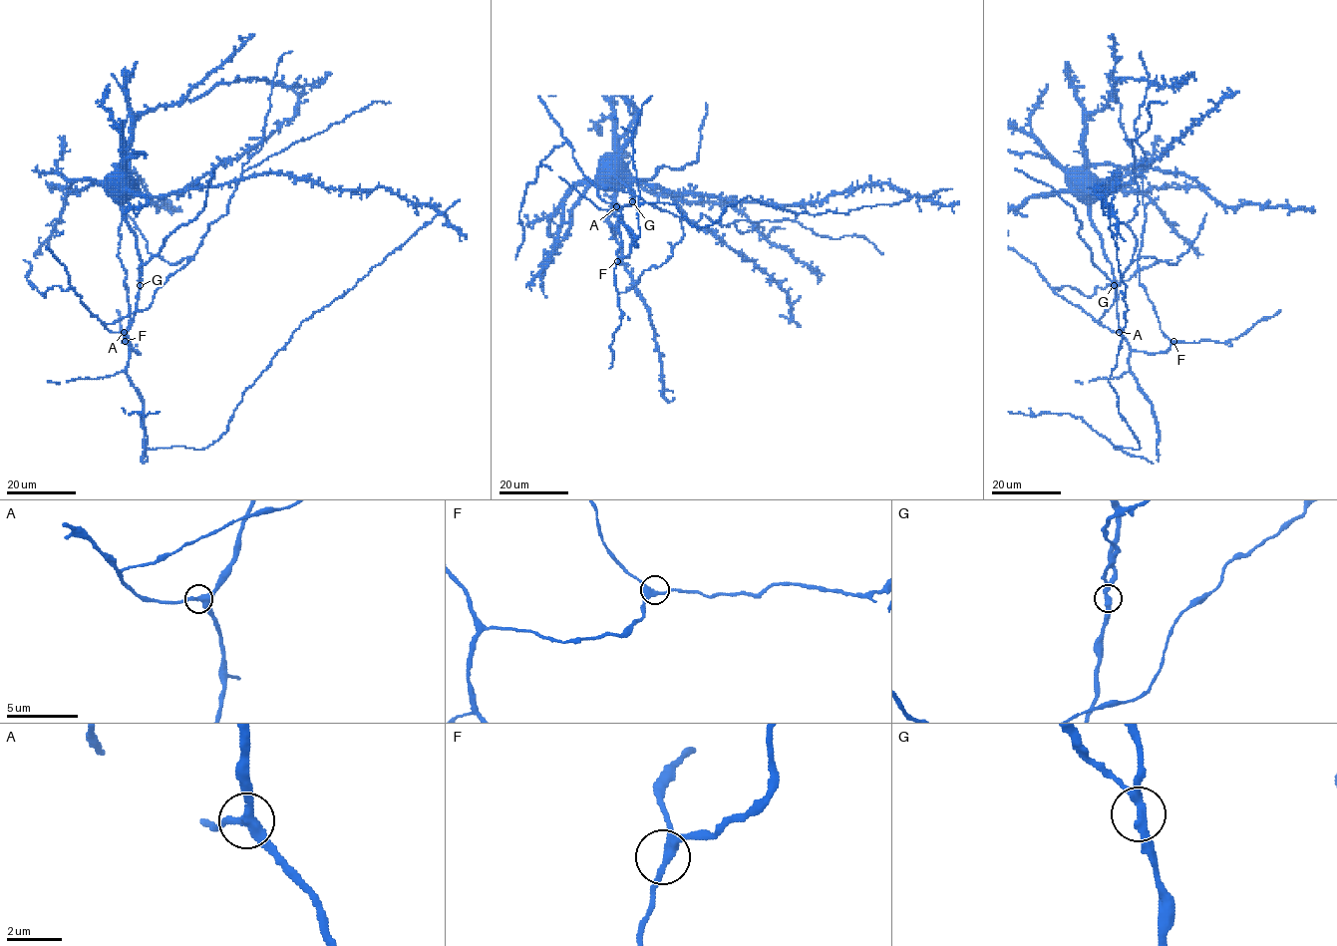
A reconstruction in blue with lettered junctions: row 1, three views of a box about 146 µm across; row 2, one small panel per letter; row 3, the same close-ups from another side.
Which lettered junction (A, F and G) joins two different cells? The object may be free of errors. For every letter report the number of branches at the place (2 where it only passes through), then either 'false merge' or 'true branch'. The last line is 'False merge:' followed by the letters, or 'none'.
A: branches 3; true branch
F: branches 3; true branch
G: branches 3; false merge
False merge: G

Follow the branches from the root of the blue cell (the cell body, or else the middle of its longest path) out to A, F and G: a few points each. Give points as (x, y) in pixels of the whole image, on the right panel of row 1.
A: (1078, 192), (1087, 204), (1091, 222), (1100, 235), (1104, 254), (1111, 264), (1119, 332)
F: (1078, 192), (1087, 204), (1091, 222), (1111, 264), (1121, 335), (1132, 350), (1148, 353), (1165, 353), (1173, 341)
G: (1078, 192), (1087, 204), (1091, 222), (1100, 235), (1104, 254), (1111, 264), (1114, 285)

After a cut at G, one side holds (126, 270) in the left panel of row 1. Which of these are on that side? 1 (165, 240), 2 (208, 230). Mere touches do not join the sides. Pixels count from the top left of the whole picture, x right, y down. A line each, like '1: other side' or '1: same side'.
1: other side
2: same side

